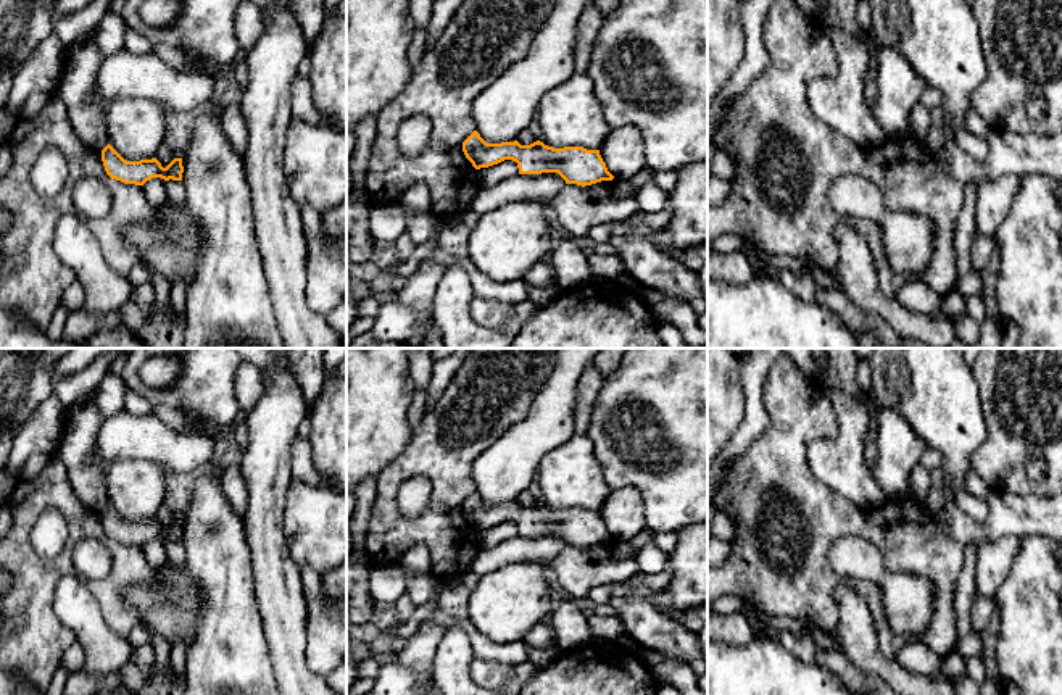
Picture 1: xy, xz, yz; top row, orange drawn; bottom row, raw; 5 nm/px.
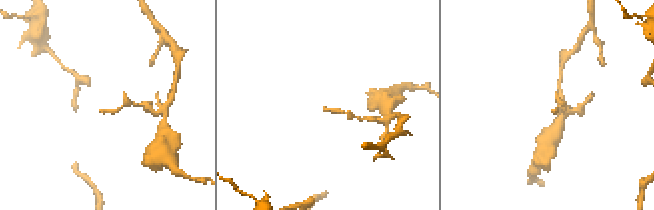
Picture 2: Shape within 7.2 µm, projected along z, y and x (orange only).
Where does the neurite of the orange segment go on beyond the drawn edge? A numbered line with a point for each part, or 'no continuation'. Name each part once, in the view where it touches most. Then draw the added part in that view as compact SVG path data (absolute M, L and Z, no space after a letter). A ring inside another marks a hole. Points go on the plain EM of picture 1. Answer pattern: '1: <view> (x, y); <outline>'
no continuation

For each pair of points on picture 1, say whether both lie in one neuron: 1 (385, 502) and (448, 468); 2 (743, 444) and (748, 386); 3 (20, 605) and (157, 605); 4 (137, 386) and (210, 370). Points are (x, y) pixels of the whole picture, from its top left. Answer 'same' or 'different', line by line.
1: same
2: same
3: different
4: same

